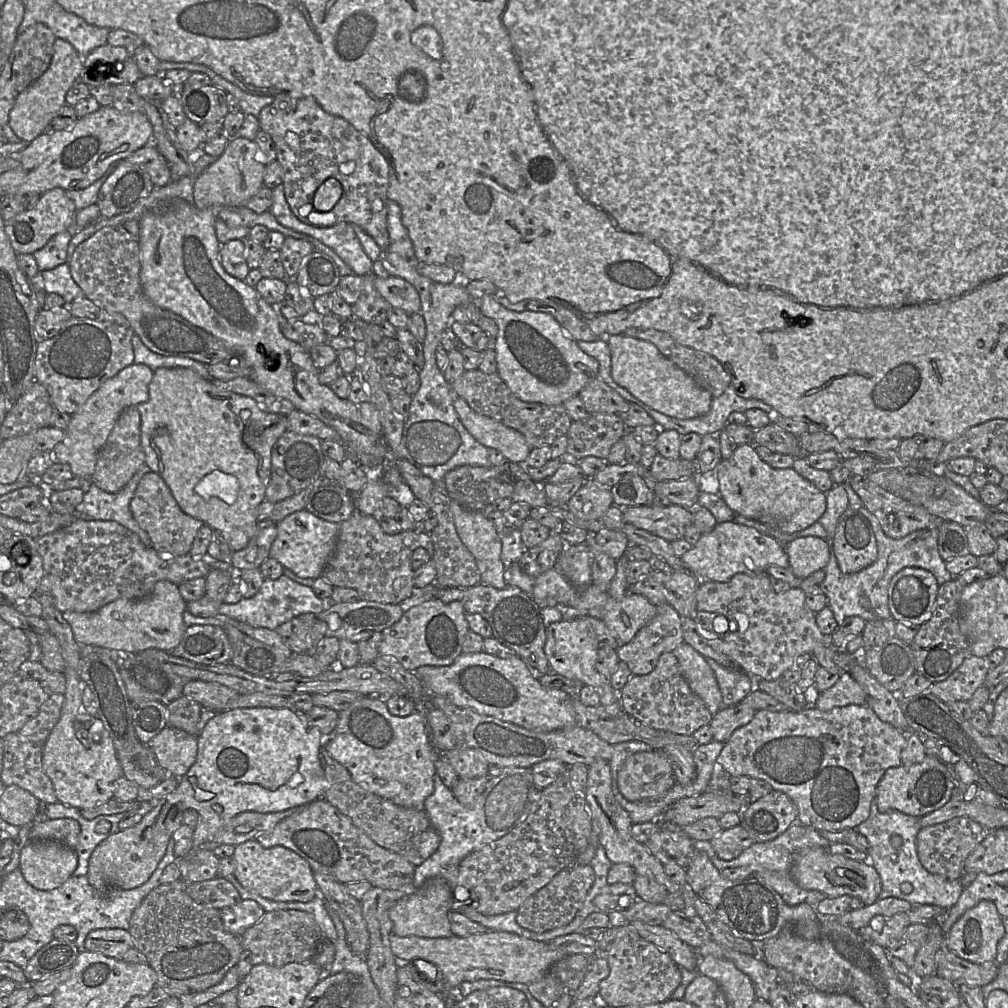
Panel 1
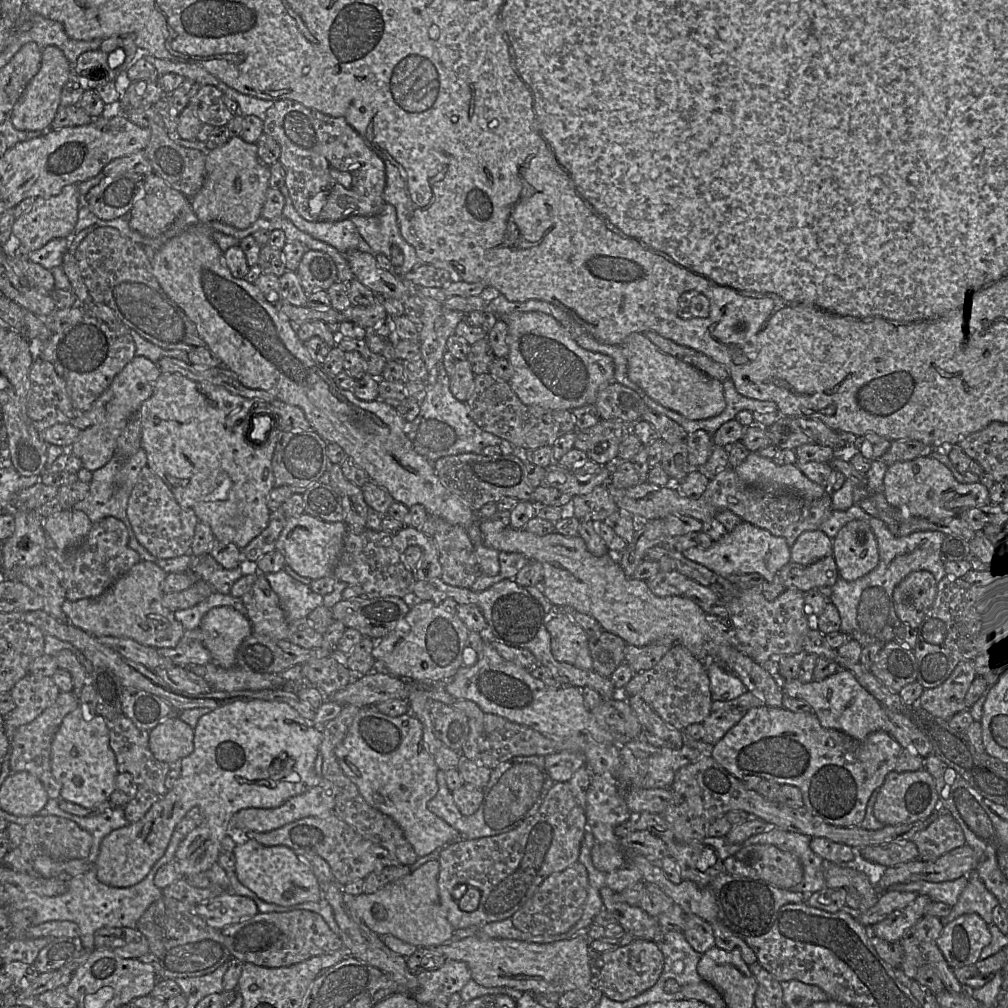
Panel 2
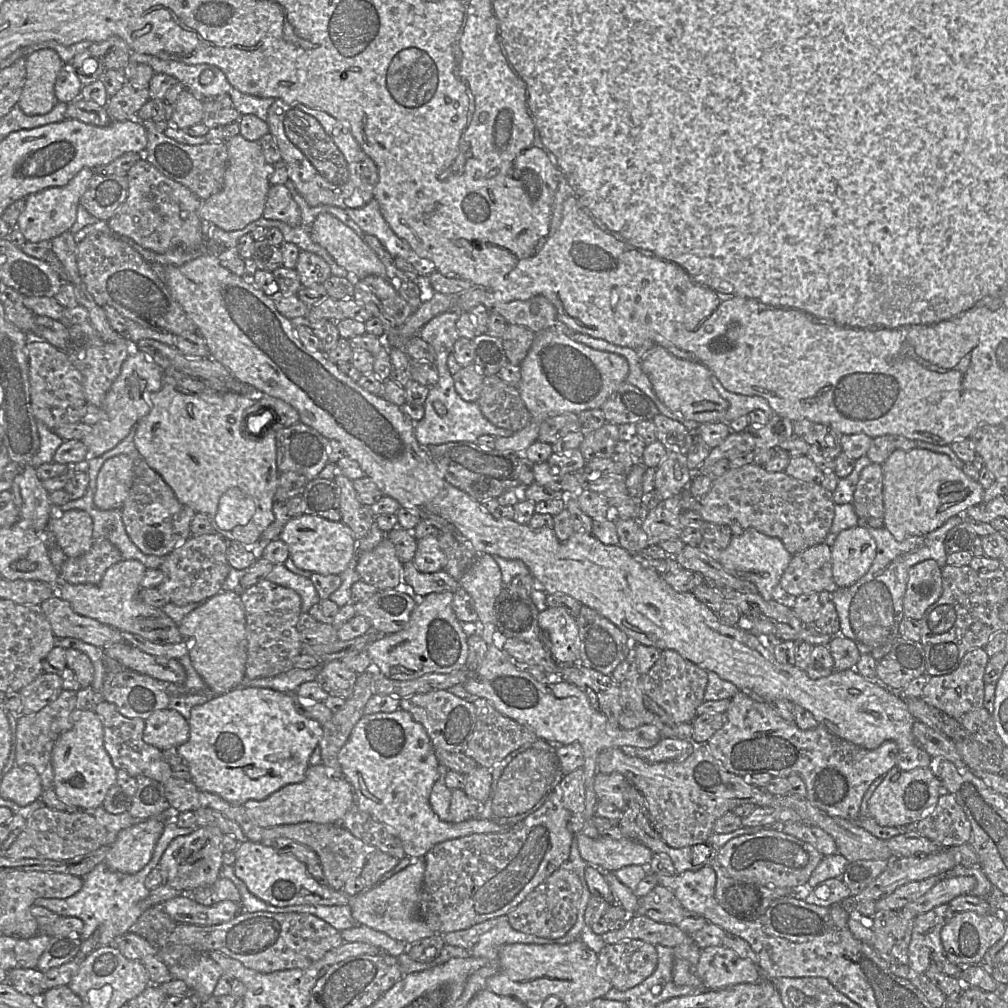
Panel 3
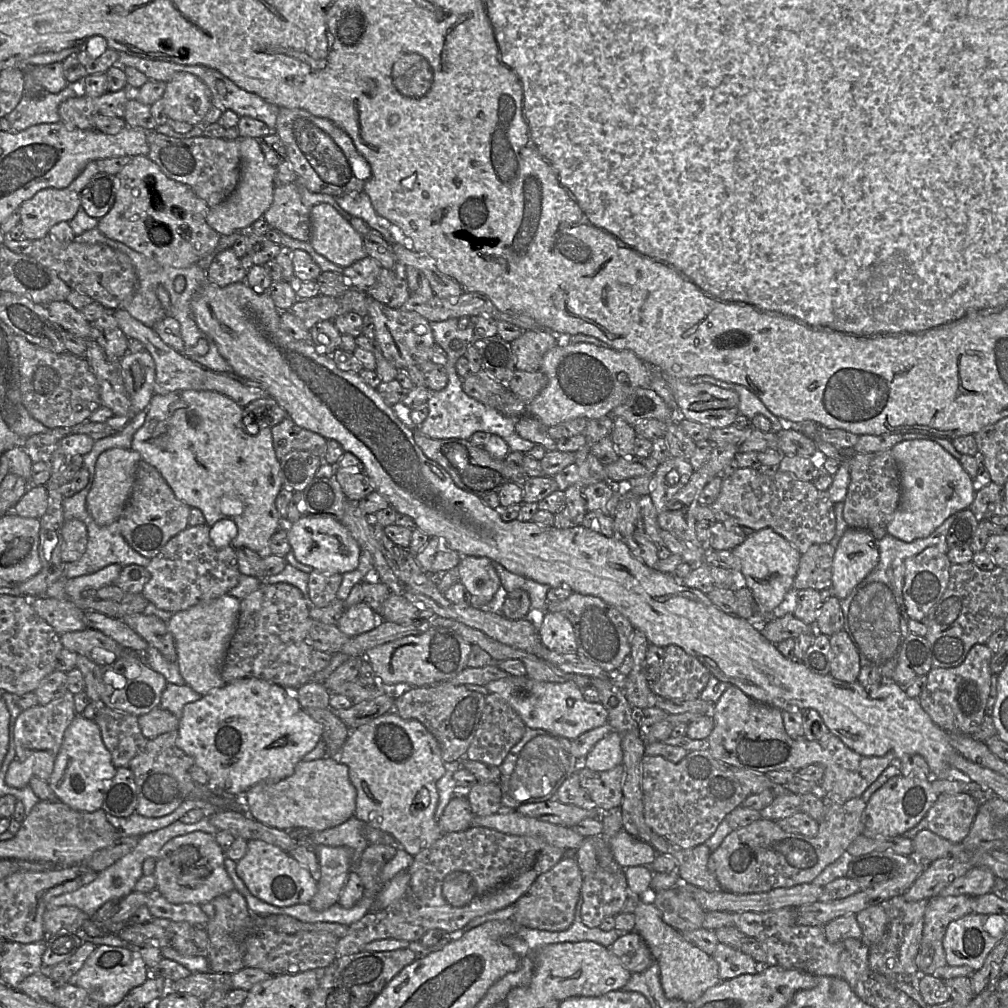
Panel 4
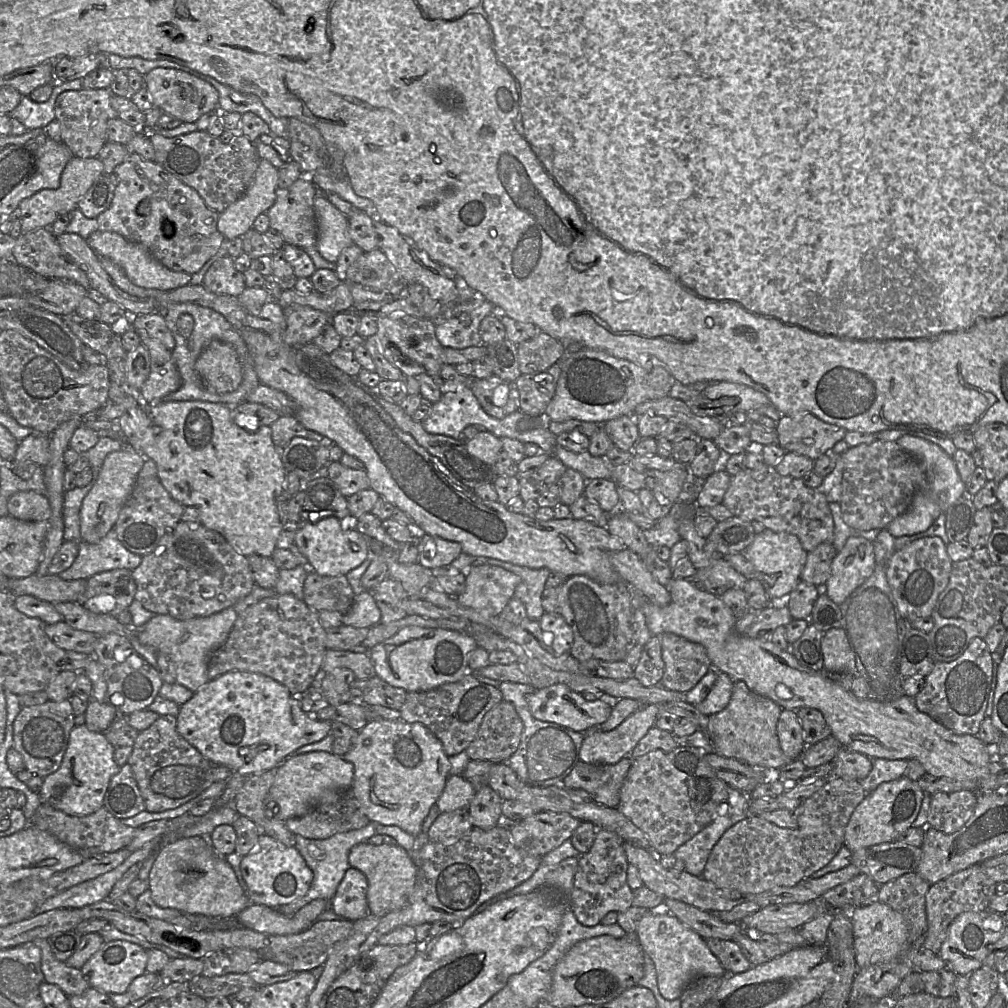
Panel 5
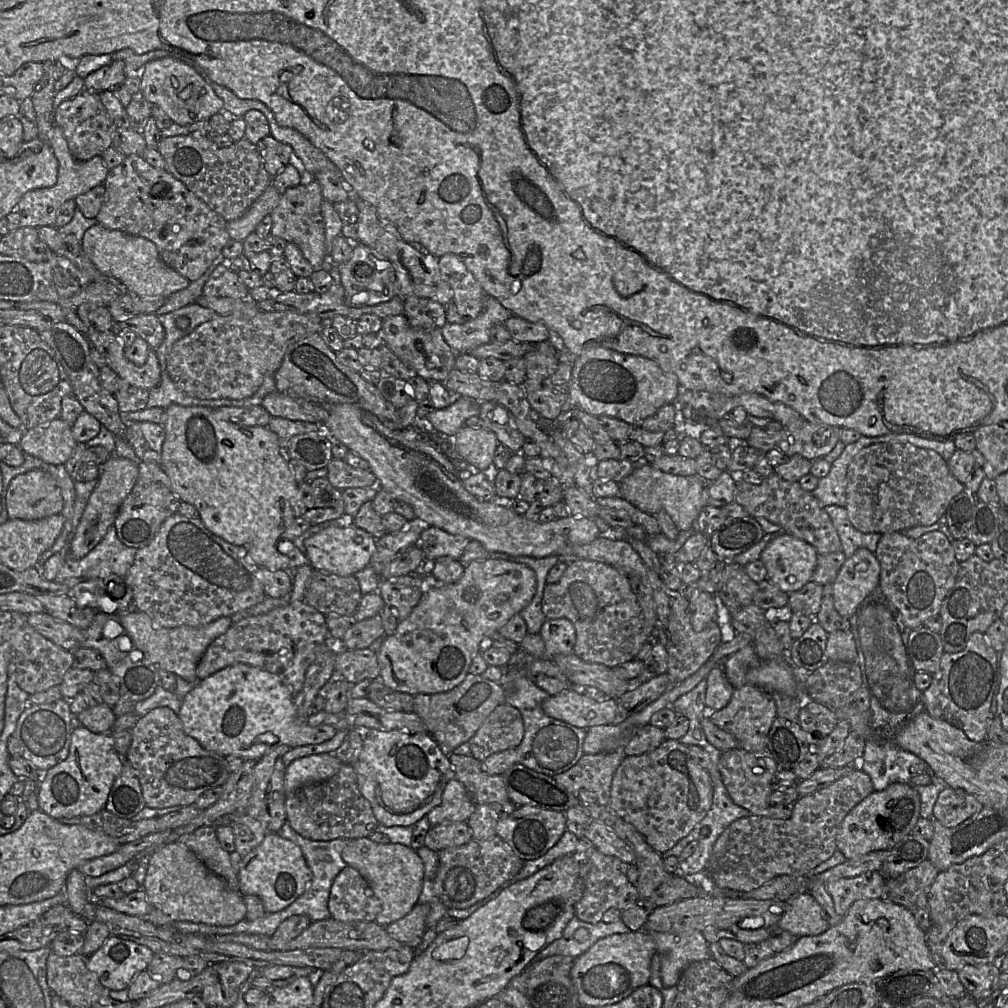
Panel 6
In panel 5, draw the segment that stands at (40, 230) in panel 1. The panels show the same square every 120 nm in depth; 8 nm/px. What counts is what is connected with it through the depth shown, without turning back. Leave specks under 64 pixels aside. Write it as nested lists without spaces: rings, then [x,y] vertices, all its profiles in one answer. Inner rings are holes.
[[[73,156],[62,171],[59,188],[42,189],[20,202],[16,216],[21,219],[21,235],[39,228],[50,227],[58,217],[75,210],[80,199],[104,173],[104,164],[98,157],[79,158]]]

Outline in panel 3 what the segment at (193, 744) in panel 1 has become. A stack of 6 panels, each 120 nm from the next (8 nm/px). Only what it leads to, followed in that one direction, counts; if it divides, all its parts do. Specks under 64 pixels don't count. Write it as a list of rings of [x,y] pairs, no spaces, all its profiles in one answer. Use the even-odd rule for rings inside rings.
[[[174,709],[158,710],[145,720],[143,740],[161,751],[178,748],[189,737],[189,722]]]

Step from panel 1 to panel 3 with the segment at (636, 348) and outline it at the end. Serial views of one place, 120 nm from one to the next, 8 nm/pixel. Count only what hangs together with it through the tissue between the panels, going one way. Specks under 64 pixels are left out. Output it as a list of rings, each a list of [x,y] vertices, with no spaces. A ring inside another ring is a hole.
[[[660,345],[640,351],[641,367],[648,376],[658,398],[672,411],[689,421],[698,423],[724,422],[729,403],[718,393],[711,382],[712,372],[698,361],[675,357]]]

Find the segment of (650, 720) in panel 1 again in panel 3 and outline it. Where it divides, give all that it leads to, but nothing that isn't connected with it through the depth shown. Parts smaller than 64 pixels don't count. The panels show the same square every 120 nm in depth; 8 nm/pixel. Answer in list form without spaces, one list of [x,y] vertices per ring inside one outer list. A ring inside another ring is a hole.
[[[663,650],[649,672],[641,675],[641,683],[644,692],[666,711],[676,725],[692,723],[697,716],[697,708],[704,702],[708,683],[707,672],[678,652]]]

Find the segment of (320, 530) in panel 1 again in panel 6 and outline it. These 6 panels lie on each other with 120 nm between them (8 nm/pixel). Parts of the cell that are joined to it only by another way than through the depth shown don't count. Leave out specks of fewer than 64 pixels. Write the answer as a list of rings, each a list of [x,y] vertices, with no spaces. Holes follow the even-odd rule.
[[[352,524],[348,527],[329,526],[304,541],[305,556],[314,570],[346,577],[370,565],[375,542],[371,534]]]

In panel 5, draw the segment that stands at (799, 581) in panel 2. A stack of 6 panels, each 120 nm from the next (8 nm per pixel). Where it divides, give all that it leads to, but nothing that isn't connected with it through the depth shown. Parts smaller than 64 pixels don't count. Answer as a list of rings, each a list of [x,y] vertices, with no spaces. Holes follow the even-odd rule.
[[[822,543],[807,554],[800,579],[808,584],[825,584],[831,575],[832,562],[837,550],[832,544]]]

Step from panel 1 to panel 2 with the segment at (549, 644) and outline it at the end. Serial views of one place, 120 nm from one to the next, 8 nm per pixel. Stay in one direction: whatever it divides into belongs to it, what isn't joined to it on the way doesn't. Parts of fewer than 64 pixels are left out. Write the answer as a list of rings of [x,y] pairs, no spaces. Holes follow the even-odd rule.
[[[560,613],[546,623],[551,635],[551,652],[559,662],[592,670],[588,633],[566,614]]]

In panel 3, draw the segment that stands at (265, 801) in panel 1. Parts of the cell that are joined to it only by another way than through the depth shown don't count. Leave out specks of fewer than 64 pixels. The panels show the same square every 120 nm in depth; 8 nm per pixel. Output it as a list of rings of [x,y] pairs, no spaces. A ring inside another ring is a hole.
[[[238,686],[194,706],[188,722],[189,740],[177,750],[190,769],[191,781],[200,790],[217,794],[234,805],[243,805],[248,800],[264,800],[288,784],[304,781],[309,759],[324,734],[317,720],[300,713],[290,693],[249,686]],[[152,817],[121,830],[109,847],[105,864],[116,872],[139,872],[151,860],[165,826],[162,820]],[[199,827],[188,835],[175,838],[165,850],[158,865],[162,870],[163,885],[189,894],[198,887],[214,884],[224,866],[223,837],[224,834],[217,827]]]

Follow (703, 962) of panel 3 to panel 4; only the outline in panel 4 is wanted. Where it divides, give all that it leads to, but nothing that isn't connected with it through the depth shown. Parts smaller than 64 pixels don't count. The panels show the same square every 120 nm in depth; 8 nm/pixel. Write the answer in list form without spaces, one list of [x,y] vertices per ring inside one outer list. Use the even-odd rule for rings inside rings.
[[[718,943],[712,957],[718,964],[721,981],[744,974],[756,974],[762,969],[762,966],[748,954],[722,943]]]

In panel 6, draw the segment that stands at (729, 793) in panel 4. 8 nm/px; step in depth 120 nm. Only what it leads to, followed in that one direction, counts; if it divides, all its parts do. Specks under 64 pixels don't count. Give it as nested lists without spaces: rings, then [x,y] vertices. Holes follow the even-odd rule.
[[[664,740],[655,750],[637,756],[626,756],[614,773],[608,807],[631,824],[651,846],[662,855],[706,816],[712,805],[713,786],[708,772],[691,758],[688,747],[677,740]]]

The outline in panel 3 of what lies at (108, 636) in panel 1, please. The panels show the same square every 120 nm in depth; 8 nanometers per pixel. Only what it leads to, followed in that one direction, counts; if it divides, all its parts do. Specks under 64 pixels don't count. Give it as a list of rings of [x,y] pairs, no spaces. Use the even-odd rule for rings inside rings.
[[[122,560],[105,572],[99,584],[70,584],[61,582],[57,596],[68,601],[73,610],[82,616],[93,618],[120,632],[130,632],[147,640],[165,645],[177,644],[184,640],[175,623],[161,608],[140,601],[138,593],[147,567],[138,560]]]

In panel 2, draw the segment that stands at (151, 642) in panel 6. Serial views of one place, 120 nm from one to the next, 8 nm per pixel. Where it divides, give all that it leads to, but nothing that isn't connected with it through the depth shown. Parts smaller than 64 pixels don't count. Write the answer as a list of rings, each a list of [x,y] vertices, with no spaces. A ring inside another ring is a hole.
[[[230,606],[209,610],[198,627],[212,662],[224,669],[236,667],[236,656],[243,641],[252,633],[246,614]]]

